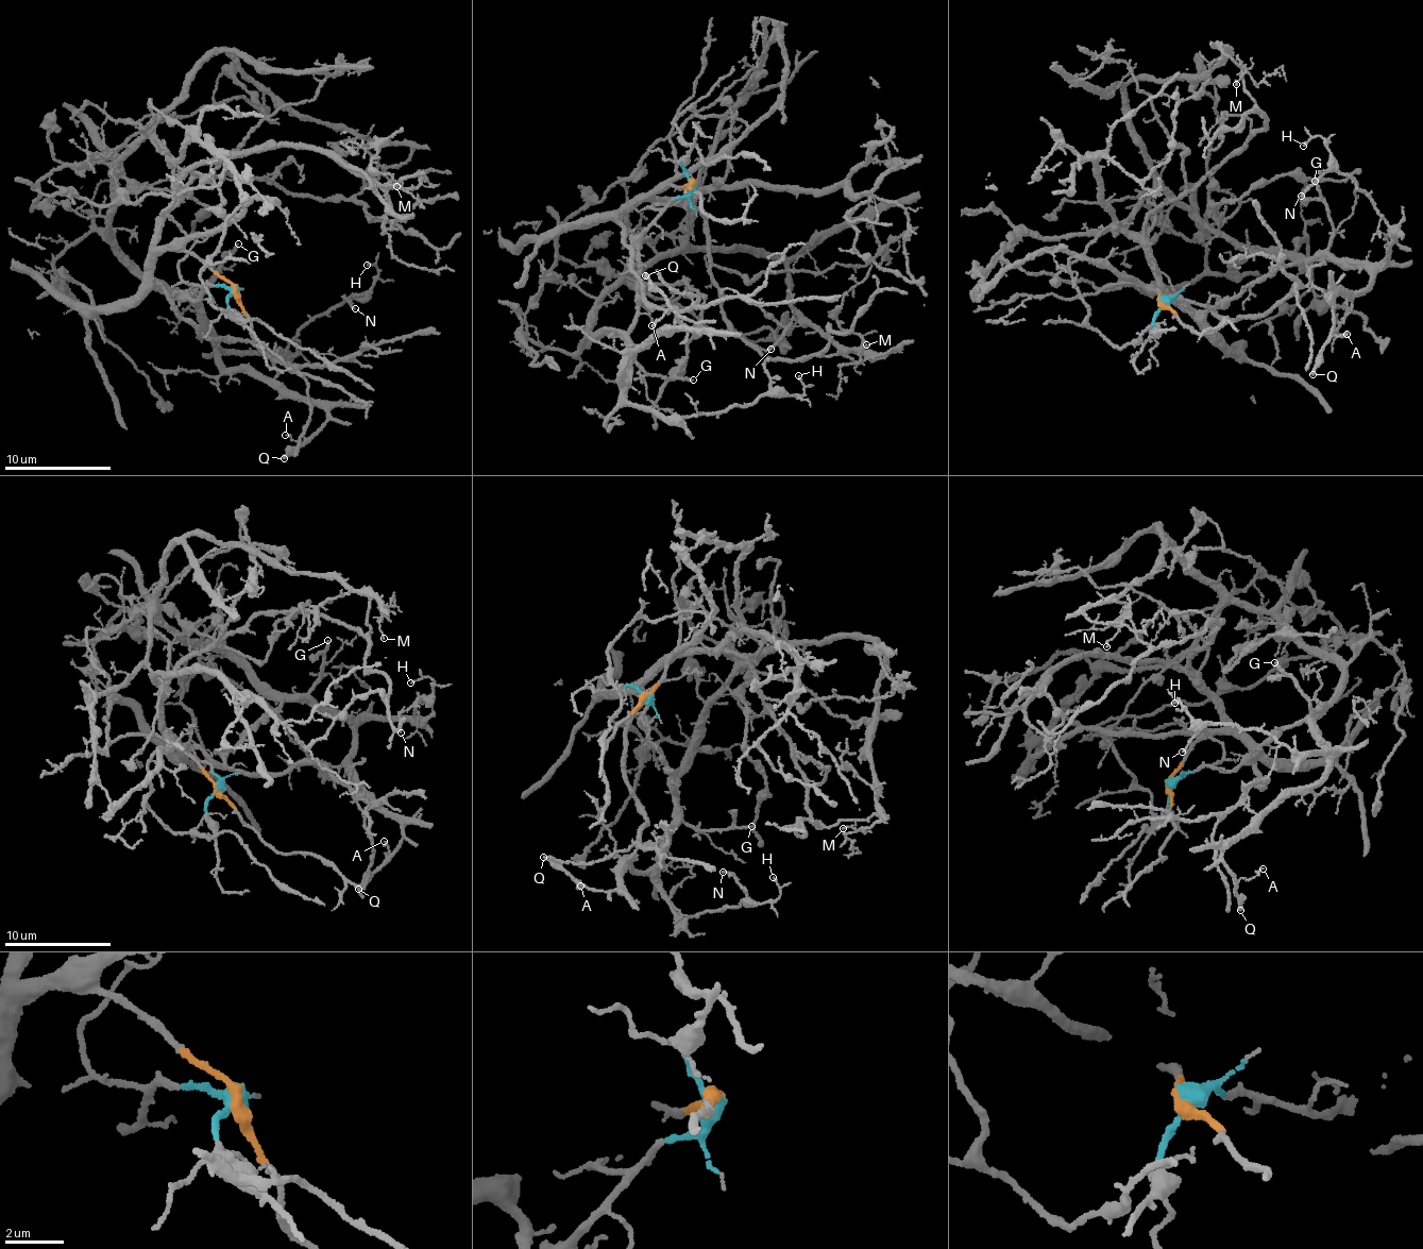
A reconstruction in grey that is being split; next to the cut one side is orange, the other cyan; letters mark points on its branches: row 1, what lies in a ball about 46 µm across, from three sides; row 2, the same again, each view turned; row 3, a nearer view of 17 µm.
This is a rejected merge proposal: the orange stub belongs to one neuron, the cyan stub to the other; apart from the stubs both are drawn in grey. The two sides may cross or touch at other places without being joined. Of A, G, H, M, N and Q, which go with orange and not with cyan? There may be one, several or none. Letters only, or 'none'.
none

